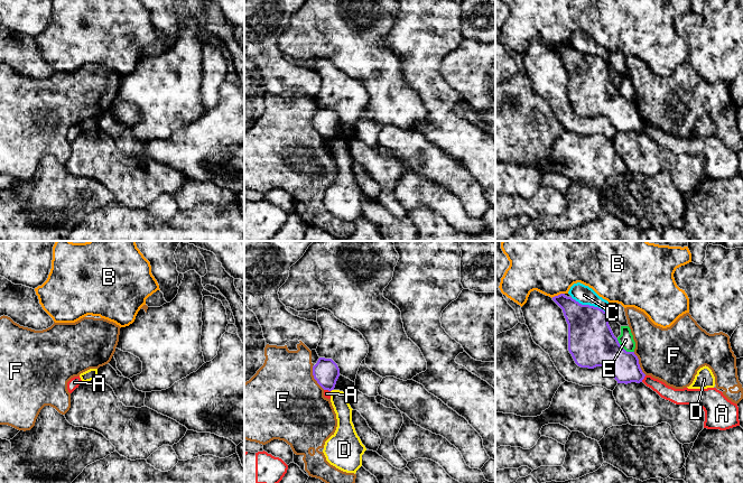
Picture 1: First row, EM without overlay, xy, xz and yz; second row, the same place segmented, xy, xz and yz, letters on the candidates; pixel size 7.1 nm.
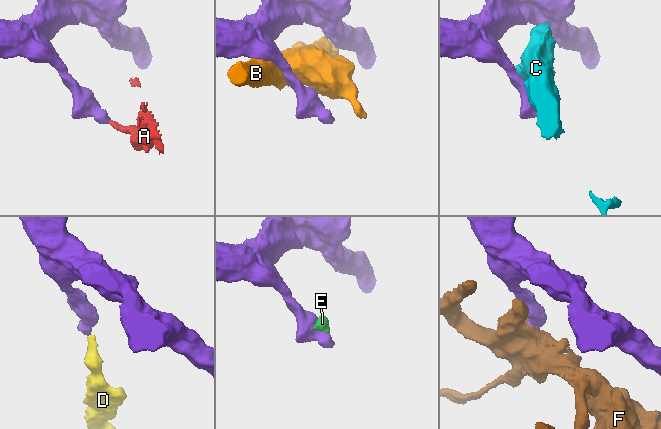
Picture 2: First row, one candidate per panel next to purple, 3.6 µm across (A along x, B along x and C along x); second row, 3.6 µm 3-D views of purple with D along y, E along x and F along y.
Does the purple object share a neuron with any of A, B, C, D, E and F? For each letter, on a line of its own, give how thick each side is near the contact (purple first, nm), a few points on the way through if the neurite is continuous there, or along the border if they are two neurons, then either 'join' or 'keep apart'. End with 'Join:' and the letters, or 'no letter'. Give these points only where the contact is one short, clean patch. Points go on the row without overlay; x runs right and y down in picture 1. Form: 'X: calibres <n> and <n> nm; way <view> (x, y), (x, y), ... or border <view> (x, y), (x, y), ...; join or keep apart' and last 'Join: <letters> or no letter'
A: calibres 220 and 100 nm; border yz (646, 124), (641, 130); keep apart
B: calibres 220 and 320 nm; keep apart
C: calibres 320 and 140 nm; keep apart
D: calibres 190 and 130 nm; border xz (333, 138), (331, 140); keep apart
E: calibres 340 and 110 nm; border yz (616, 87), (627, 100), (633, 101); keep apart
F: calibres 190 and 500 nm; border xz (312, 115), (314, 128), (324, 138); keep apart
Join: no letter

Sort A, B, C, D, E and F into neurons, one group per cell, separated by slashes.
A / B / C / D / E / F

